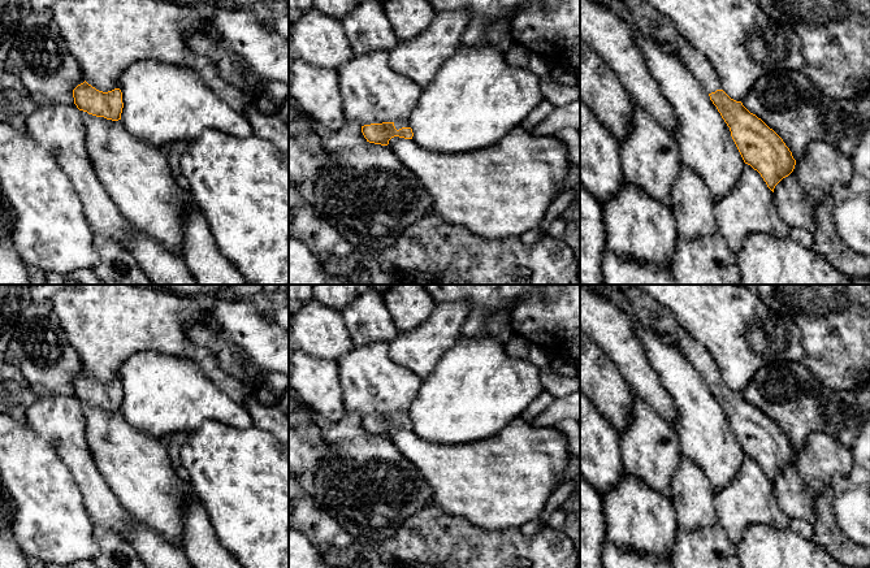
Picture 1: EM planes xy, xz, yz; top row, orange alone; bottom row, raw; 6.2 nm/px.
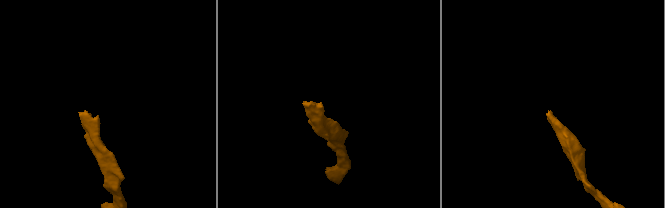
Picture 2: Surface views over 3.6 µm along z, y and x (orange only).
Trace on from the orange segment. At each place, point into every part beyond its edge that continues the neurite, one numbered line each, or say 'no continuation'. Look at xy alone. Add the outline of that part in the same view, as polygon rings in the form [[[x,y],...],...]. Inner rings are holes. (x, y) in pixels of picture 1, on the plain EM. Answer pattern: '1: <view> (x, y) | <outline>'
no continuation

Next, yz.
1: yz (637, 304) | [[[594,285],[631,320],[639,320],[658,333],[675,338],[680,351],[704,377],[707,385],[722,381],[719,368],[709,351],[685,331],[672,312],[635,285]]]

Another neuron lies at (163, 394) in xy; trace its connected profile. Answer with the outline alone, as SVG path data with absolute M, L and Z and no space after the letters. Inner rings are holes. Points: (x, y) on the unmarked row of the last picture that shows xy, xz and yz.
M138 352L122 365L120 381L124 417L151 438L190 434L204 421L237 429L254 426L250 412L218 390L190 359Z

